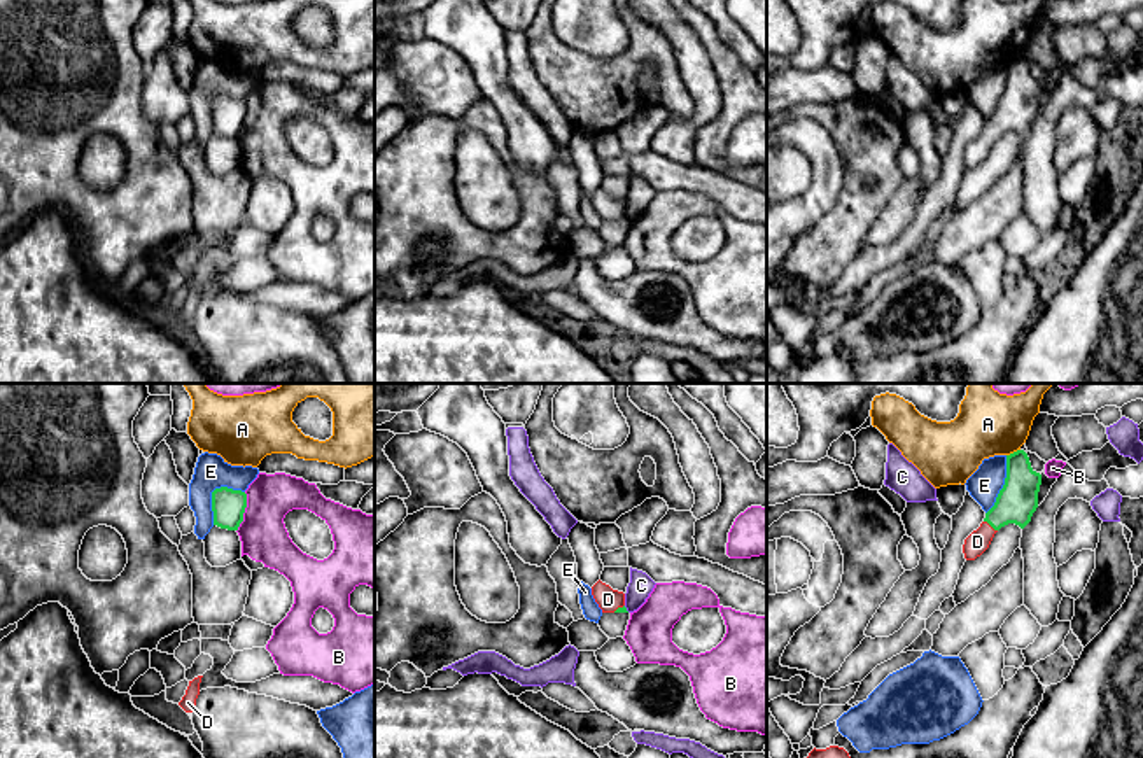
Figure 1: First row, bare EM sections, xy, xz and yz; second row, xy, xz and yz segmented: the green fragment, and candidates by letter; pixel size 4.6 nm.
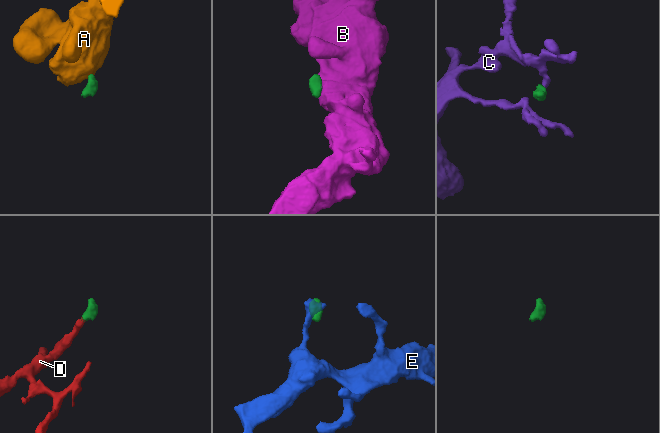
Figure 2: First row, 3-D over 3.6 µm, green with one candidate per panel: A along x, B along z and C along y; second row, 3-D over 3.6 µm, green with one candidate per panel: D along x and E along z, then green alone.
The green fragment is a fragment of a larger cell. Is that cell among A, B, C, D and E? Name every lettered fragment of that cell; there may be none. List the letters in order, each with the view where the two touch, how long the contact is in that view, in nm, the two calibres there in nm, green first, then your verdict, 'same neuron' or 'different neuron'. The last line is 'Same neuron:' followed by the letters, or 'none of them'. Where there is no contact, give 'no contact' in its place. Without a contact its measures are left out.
A: meets green in yz; contact 70 nm long; 190 nm thick on the green side, 300 nm on the other; different neuron
B: meets green in xy; contact 190 nm long; 150 nm thick on the green side, 220 nm on the other; different neuron
C: meets green in xz; contact 40 nm long; 30 nm thick on the green side, 110 nm on the other; different neuron
D: meets green in yz; contact 80 nm long; 190 nm thick on the green side, 100 nm on the other; same neuron
E: meets green in xy; contact 220 nm long; 150 nm thick on the green side, 150 nm on the other; different neuron
Same neuron: D

